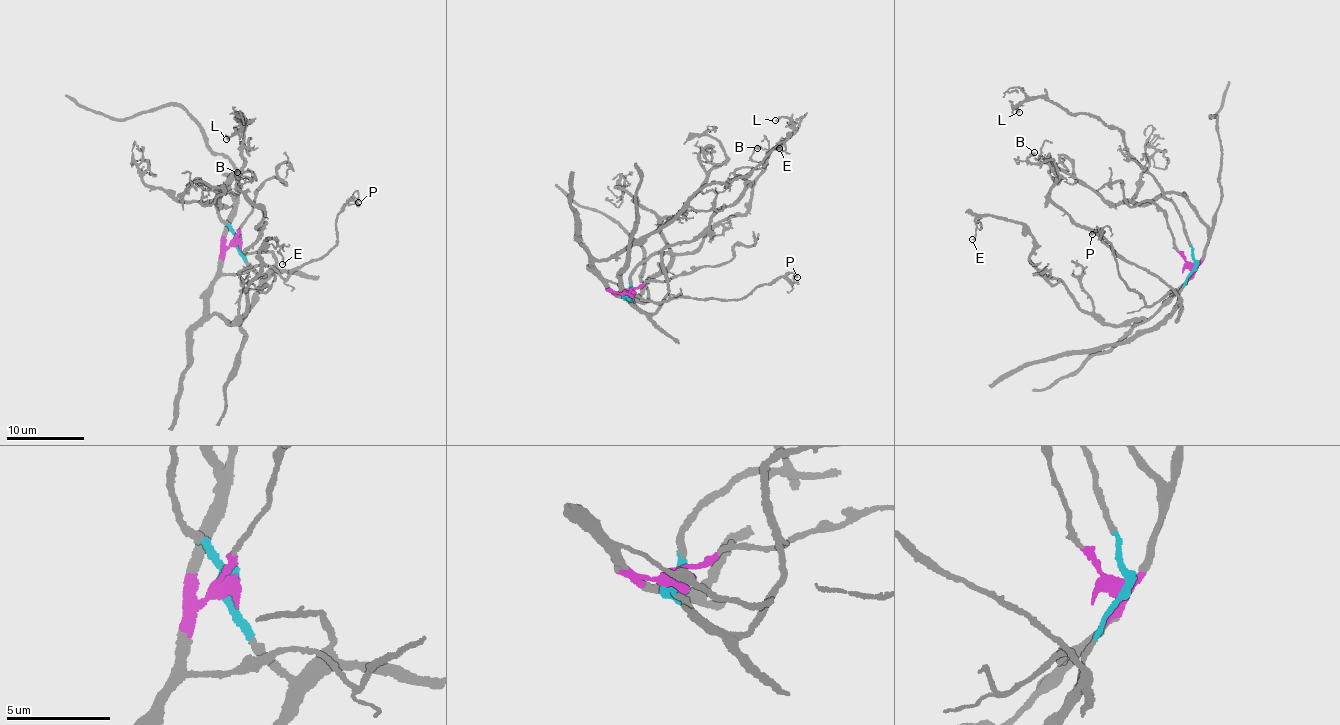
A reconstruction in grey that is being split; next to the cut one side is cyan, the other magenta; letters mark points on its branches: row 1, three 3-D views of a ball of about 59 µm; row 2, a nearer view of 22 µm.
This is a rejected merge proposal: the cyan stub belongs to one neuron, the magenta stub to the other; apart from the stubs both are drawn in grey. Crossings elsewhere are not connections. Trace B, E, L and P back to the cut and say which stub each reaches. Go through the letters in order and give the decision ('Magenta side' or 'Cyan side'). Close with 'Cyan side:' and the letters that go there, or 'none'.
B: Cyan side
E: Magenta side
L: Cyan side
P: Magenta side
Cyan side: B, L

